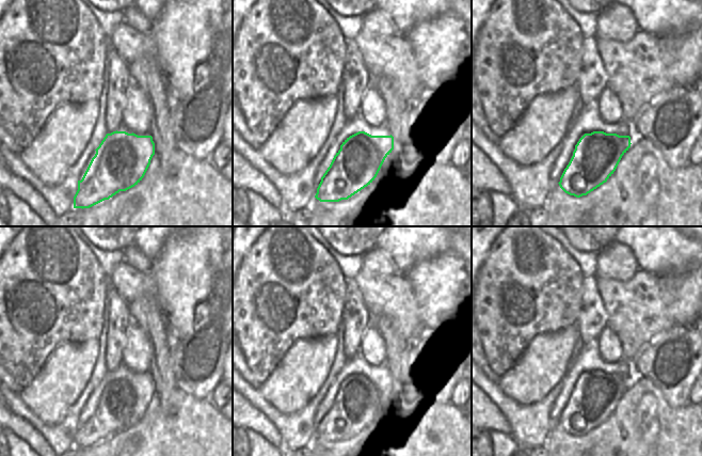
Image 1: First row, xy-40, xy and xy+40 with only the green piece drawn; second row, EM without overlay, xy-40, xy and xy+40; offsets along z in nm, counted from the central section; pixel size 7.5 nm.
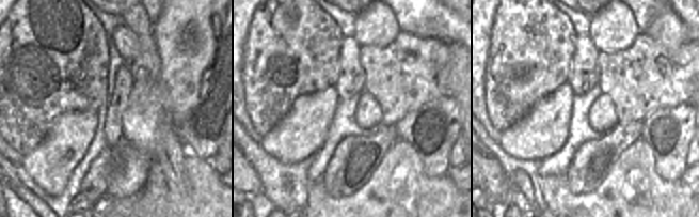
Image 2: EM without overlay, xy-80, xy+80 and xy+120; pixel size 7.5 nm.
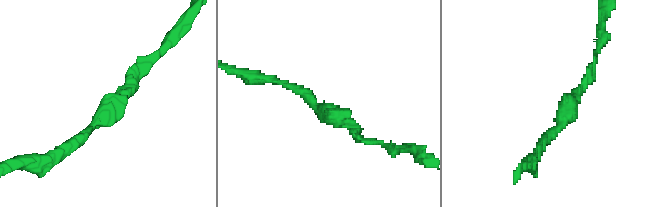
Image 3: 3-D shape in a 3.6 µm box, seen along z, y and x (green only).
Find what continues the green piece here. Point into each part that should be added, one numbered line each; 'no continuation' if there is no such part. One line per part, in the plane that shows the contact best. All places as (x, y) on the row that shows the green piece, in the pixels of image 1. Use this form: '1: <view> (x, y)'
no continuation

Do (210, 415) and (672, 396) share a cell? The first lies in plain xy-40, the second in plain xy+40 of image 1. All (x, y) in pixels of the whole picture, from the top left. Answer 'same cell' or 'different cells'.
different cells

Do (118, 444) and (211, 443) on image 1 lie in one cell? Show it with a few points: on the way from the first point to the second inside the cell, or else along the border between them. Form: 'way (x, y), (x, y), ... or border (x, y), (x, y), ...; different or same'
way (142, 440), (145, 443), (188, 443); same

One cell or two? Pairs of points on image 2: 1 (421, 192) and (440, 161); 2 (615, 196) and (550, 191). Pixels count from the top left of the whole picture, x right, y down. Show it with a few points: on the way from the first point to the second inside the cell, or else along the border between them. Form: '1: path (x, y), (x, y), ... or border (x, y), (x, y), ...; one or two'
1: border (418, 154), (423, 169), (429, 176), (444, 175); two
2: path (599, 202), (566, 202); one

